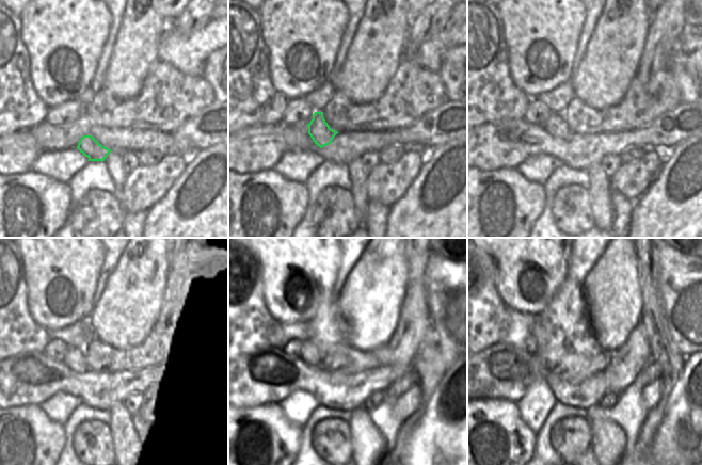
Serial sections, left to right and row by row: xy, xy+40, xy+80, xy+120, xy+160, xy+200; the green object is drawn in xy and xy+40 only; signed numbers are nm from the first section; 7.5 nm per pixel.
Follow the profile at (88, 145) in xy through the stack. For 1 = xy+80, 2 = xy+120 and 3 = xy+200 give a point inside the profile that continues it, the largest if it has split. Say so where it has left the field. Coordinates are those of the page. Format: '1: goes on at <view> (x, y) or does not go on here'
1: goes on at xy+80 (556, 125)
2: goes on at xy+120 (75, 359)
3: goes on at xy+200 (538, 331)

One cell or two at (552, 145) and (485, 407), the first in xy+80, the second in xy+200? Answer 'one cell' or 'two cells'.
two cells

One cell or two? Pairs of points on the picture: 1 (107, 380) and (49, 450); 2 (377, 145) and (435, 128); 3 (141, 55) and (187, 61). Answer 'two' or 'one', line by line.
1: two
2: one
3: two

